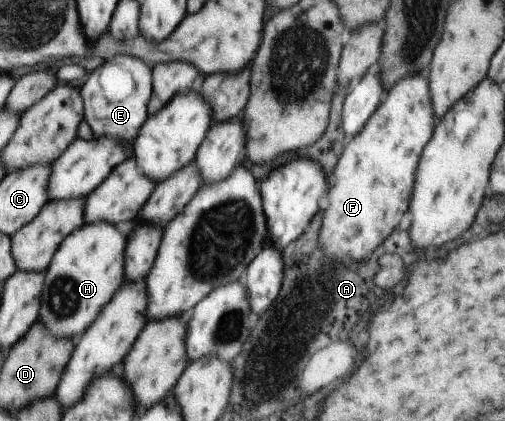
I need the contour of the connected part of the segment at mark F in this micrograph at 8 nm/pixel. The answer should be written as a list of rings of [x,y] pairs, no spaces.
[[[414,74],[414,76],[406,76],[406,78],[402,78],[401,81],[396,82],[390,90],[388,90],[388,94],[386,96],[383,95],[383,98],[378,103],[378,106],[370,113],[368,120],[364,122],[364,126],[356,132],[356,134],[347,139],[346,143],[343,146],[343,150],[339,155],[338,162],[334,165],[333,171],[331,172],[331,187],[330,192],[327,194],[326,204],[323,206],[324,214],[322,216],[320,230],[318,231],[318,246],[320,246],[320,250],[324,252],[324,256],[328,256],[328,258],[332,258],[332,260],[338,260],[338,262],[342,262],[342,264],[352,264],[352,262],[360,262],[360,260],[364,260],[364,258],[368,258],[370,254],[372,254],[372,250],[374,248],[380,246],[380,242],[382,240],[386,240],[388,238],[388,234],[396,228],[396,224],[400,222],[400,218],[402,218],[402,214],[406,212],[406,206],[408,204],[408,198],[410,198],[410,190],[412,190],[412,178],[414,178],[414,170],[416,170],[416,162],[420,162],[418,160],[418,154],[420,154],[420,150],[422,150],[422,146],[426,145],[428,142],[428,138],[430,138],[430,132],[434,128],[432,128],[432,124],[436,126],[434,122],[434,112],[430,110],[433,106],[433,102],[428,102],[428,92],[429,84],[428,78],[423,77],[420,74]]]

